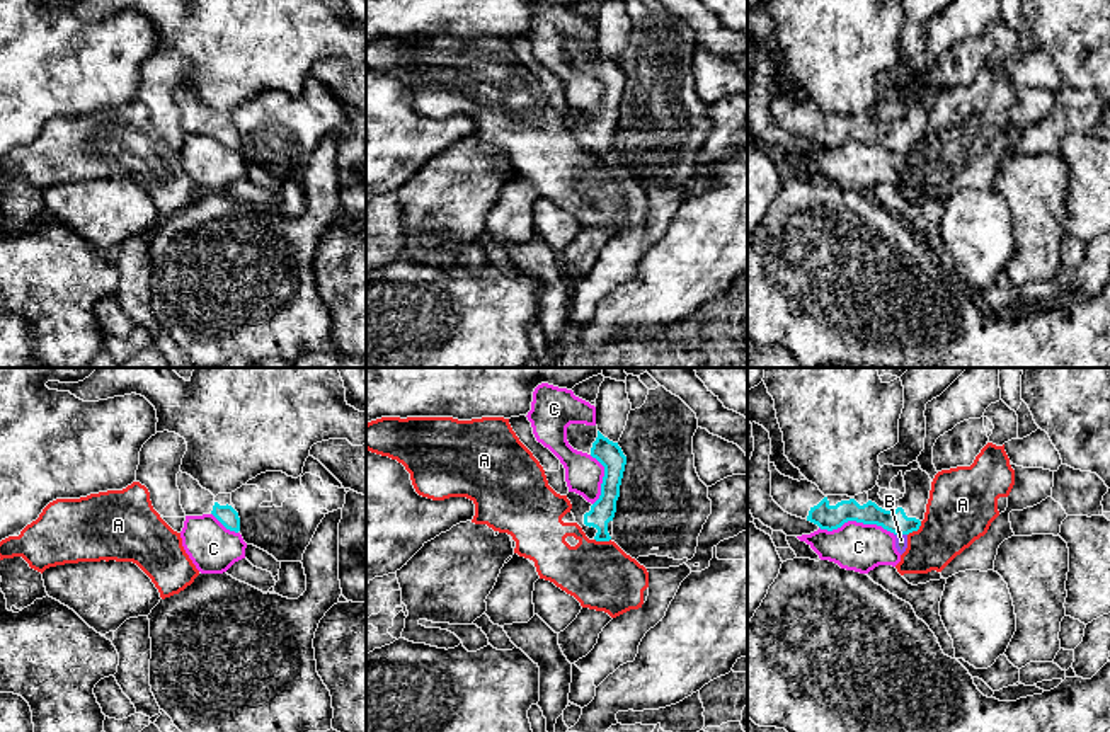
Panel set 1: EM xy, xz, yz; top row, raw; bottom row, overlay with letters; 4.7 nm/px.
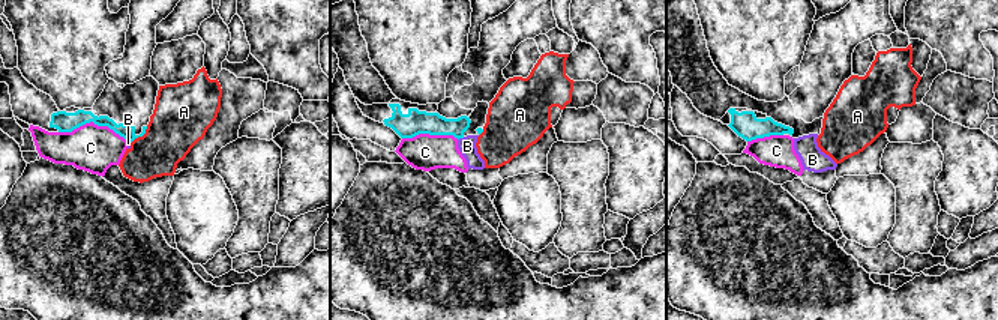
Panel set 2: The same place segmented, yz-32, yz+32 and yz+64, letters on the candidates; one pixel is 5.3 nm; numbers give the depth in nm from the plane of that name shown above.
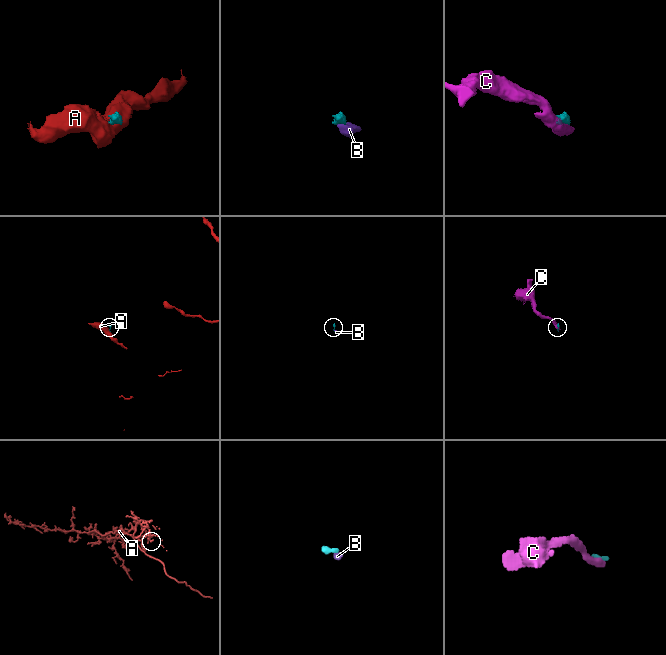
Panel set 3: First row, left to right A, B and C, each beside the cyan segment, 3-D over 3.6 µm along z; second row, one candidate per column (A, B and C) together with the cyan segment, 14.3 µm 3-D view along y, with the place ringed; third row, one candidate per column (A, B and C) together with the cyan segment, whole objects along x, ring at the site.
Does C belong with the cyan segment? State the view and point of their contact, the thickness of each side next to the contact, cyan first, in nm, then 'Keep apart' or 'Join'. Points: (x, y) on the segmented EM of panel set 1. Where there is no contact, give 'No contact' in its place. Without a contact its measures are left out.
Touches cyan at yz (857, 521). Thickness 120 nm (cyan) against 220 nm. Keep apart

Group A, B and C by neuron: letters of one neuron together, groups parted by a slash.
A / B C

